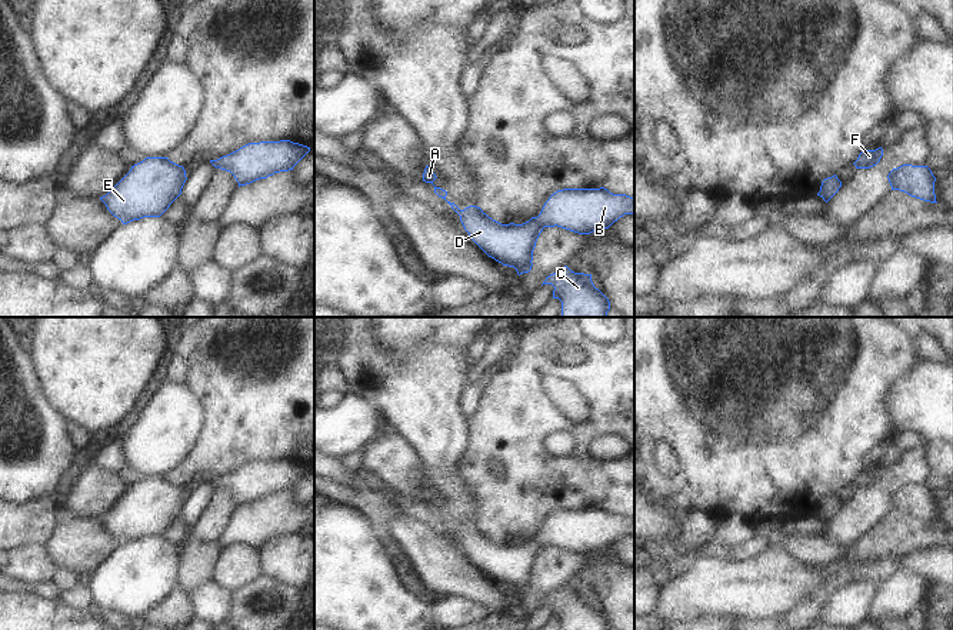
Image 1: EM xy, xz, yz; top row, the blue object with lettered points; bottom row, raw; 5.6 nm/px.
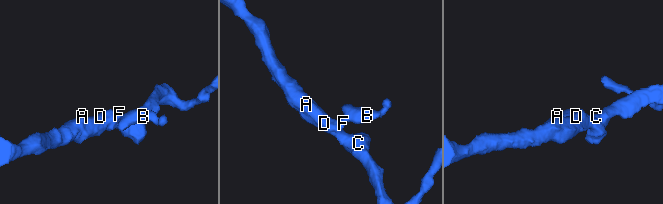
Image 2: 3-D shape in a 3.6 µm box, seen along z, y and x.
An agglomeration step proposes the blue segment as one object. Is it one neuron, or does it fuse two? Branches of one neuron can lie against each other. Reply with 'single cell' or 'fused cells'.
single cell

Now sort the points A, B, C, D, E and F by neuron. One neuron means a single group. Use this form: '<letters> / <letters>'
A B C D E F

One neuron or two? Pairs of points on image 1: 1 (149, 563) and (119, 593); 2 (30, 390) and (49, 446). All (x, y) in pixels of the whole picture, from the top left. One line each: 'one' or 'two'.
1: one
2: one

